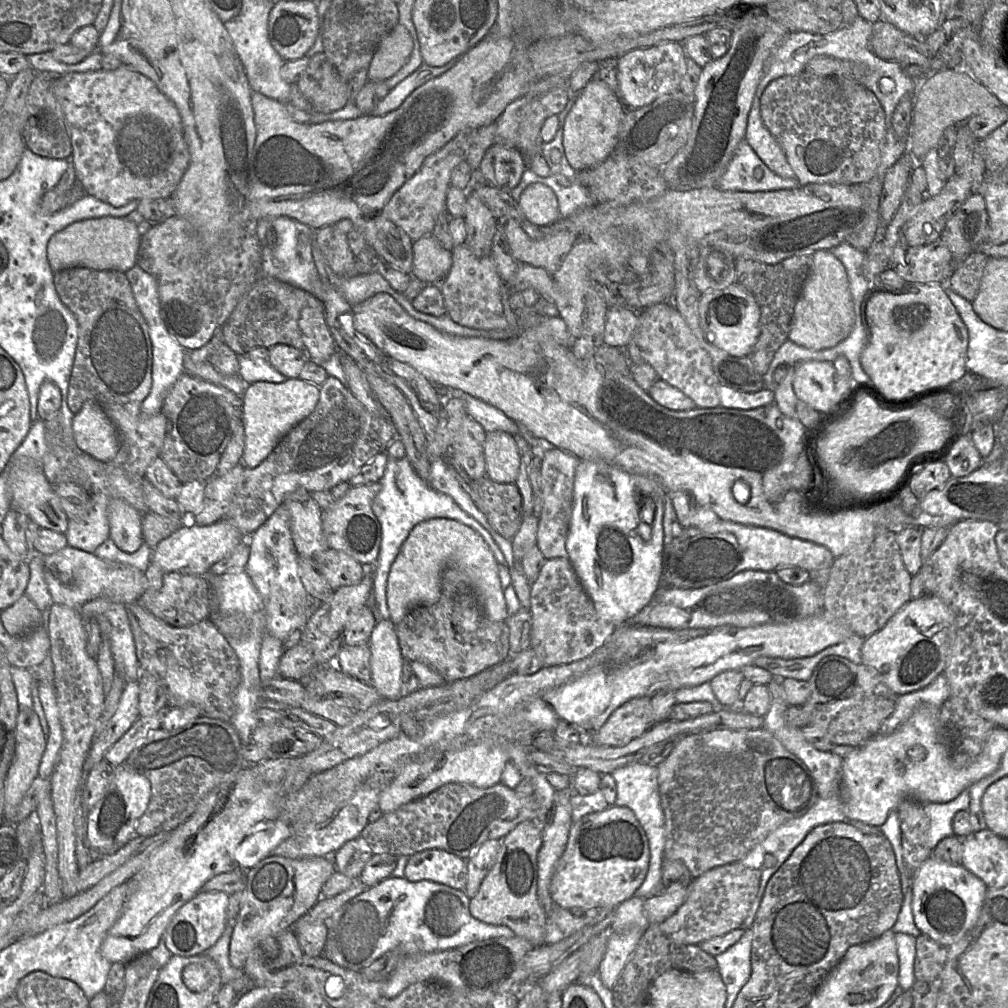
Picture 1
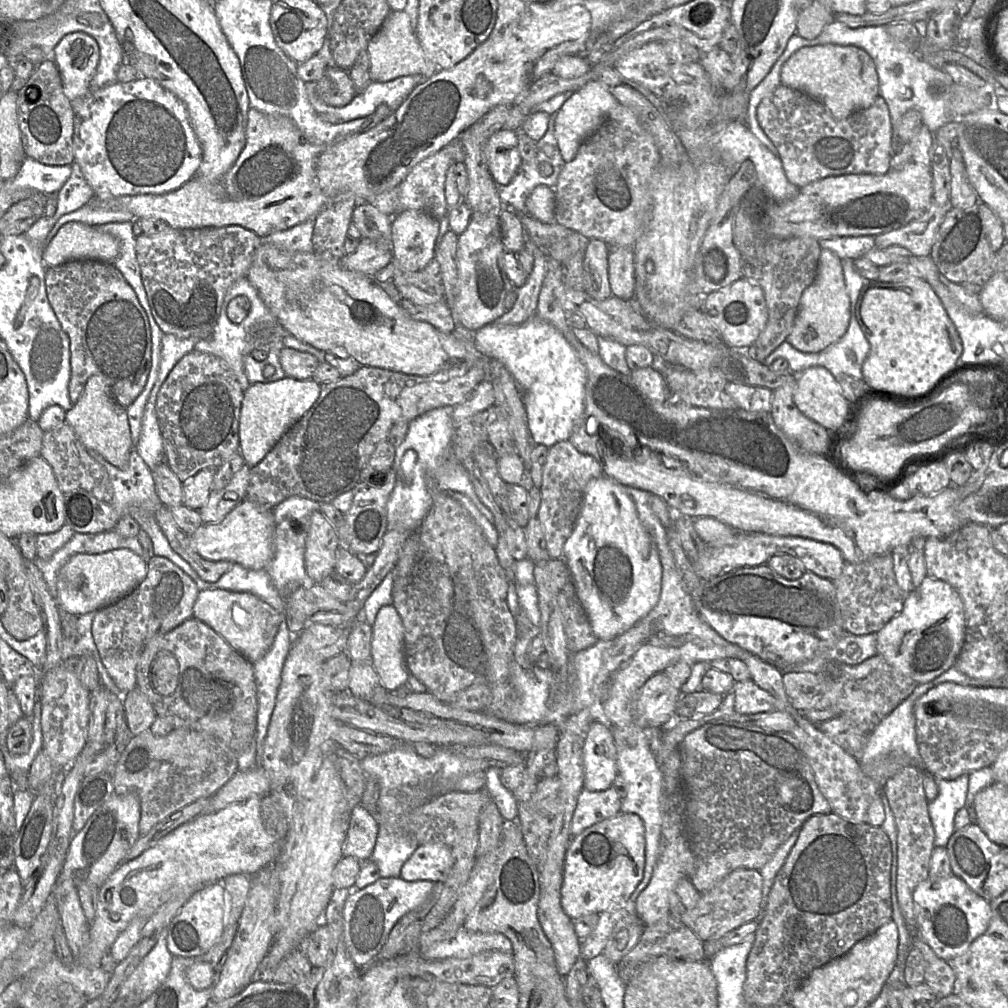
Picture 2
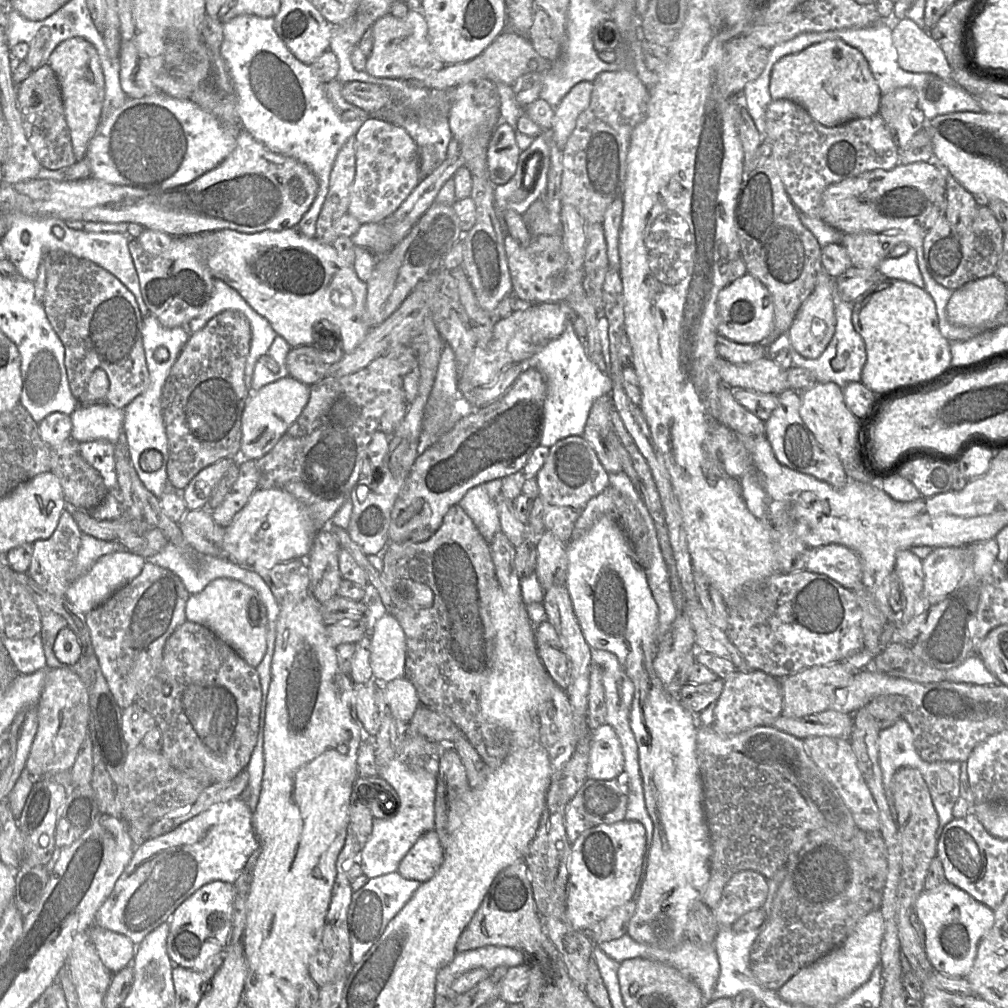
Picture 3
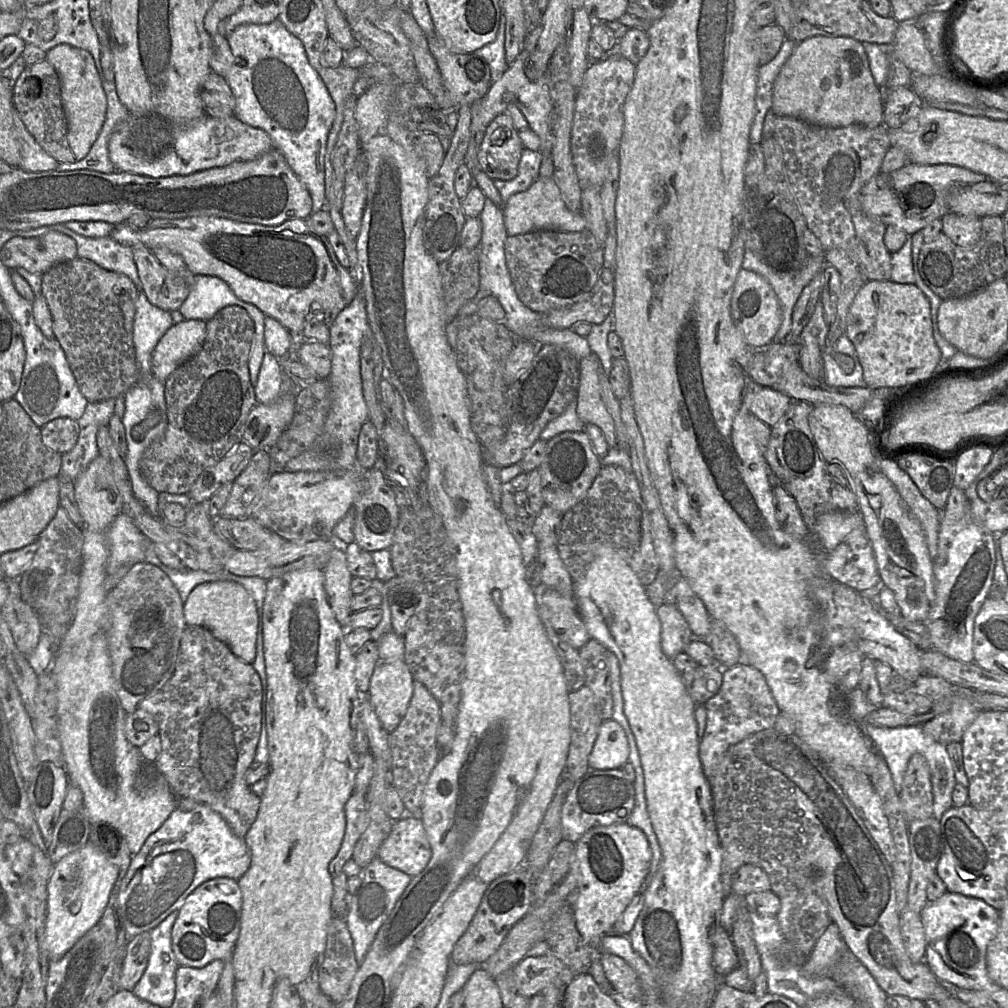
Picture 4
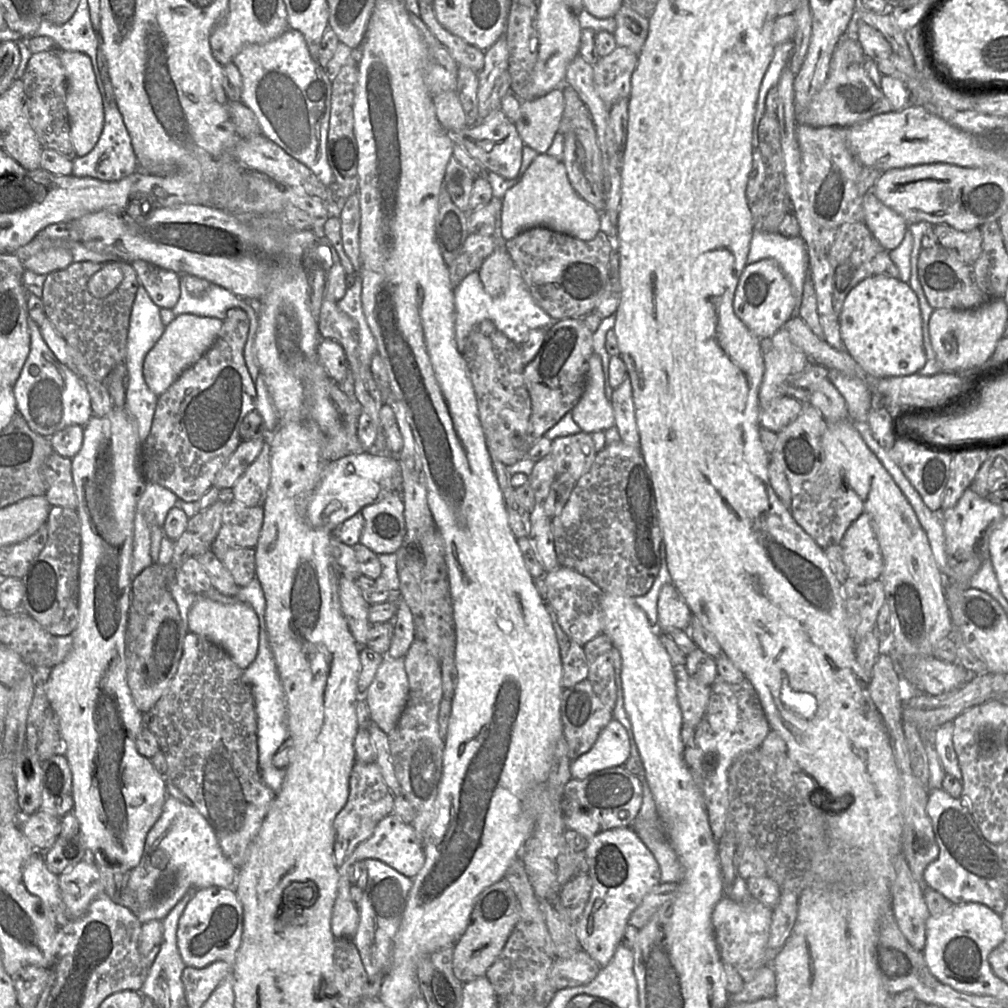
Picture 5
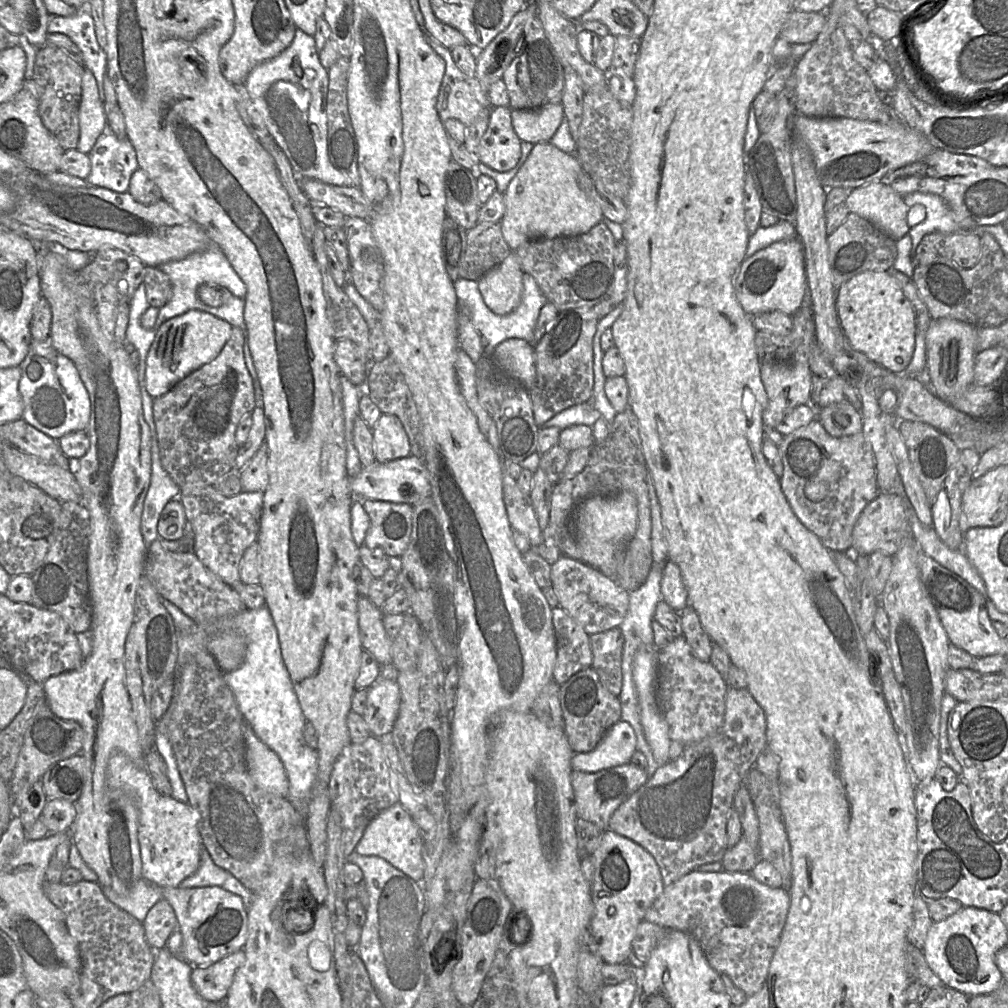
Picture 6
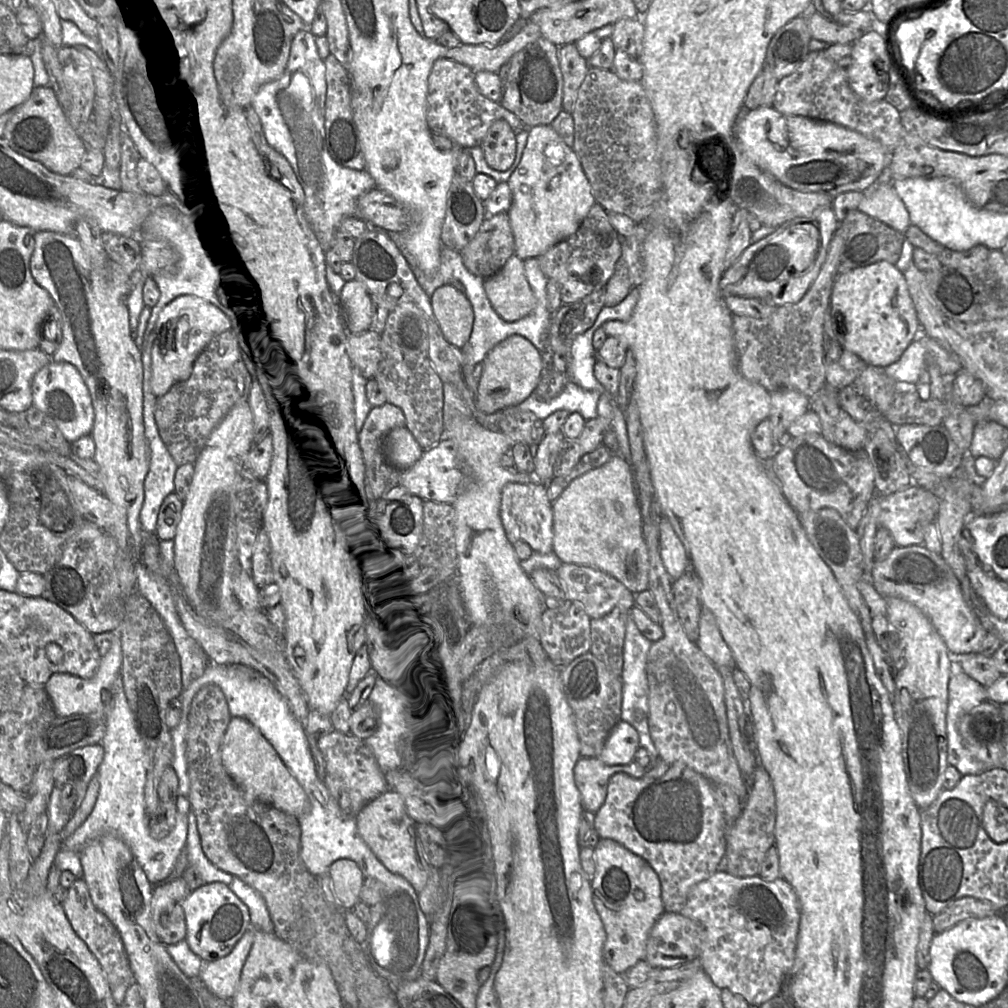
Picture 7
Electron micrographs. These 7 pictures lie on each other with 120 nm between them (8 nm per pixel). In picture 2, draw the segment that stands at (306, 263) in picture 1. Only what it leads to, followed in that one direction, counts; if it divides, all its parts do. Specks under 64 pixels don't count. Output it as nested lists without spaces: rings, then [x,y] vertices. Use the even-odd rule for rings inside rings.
[[[315,217],[291,228],[275,231],[262,238],[264,241],[290,252],[312,252],[313,228]]]

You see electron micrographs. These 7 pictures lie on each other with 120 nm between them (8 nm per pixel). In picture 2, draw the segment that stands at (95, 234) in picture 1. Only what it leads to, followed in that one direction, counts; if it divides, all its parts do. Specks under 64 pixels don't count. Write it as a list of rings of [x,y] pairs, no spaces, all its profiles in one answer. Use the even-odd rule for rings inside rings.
[[[69,222],[46,245],[43,261],[47,267],[71,260],[97,260],[111,263],[120,254],[120,243],[111,234],[81,222]]]

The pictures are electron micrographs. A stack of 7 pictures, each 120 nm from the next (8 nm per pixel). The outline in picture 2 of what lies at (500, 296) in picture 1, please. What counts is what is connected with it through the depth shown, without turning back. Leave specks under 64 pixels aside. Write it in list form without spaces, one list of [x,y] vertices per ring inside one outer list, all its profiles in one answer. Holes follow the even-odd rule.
[[[472,212],[467,228],[458,235],[457,240],[457,283],[450,307],[455,326],[478,330],[505,313],[504,299],[513,285],[500,265],[501,244],[499,219]]]

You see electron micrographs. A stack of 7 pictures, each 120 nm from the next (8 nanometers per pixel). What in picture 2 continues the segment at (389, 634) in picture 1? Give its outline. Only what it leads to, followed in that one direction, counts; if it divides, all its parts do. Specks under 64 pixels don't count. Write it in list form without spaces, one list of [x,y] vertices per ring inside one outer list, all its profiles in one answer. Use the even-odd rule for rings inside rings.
[[[392,605],[382,607],[372,625],[370,663],[389,692],[407,681],[403,625]]]

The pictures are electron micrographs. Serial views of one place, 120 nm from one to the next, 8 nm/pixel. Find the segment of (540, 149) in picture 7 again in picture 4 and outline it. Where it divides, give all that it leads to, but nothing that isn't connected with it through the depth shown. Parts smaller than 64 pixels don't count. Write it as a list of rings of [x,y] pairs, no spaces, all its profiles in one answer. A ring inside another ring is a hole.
[[[539,177],[526,191],[512,195],[503,206],[503,219],[509,236],[539,230],[580,232],[586,229],[582,212],[570,211],[563,202],[560,190],[552,177]]]

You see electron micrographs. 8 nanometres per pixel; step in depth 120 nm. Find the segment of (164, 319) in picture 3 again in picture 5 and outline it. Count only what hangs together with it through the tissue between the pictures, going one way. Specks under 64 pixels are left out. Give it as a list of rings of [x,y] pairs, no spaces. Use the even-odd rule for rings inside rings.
[[[143,260],[131,263],[151,300],[160,308],[174,308],[180,297],[180,275]]]

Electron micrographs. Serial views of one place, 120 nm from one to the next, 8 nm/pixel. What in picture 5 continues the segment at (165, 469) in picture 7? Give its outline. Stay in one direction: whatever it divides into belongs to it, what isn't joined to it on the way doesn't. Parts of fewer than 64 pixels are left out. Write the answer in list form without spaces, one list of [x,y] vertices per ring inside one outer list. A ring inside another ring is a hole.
[[[147,482],[143,493],[138,499],[134,517],[132,575],[138,575],[143,569],[153,563],[151,556],[151,526],[157,524],[162,527],[168,511],[175,506],[177,495],[171,490],[153,482]]]

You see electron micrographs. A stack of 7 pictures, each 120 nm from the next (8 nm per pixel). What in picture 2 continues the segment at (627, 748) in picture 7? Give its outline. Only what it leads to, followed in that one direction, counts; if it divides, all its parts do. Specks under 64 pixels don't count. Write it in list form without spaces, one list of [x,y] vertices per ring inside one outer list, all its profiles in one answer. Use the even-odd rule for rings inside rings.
[[[594,721],[583,743],[583,788],[604,791],[612,786],[619,775],[616,748],[610,731]]]

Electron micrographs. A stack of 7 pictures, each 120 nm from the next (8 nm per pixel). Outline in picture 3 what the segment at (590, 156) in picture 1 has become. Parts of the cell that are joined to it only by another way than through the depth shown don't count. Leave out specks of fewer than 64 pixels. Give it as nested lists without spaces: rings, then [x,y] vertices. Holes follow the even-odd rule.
[[[581,81],[574,85],[554,108],[550,135],[561,151],[575,128],[579,115],[588,108],[592,90],[592,82]]]

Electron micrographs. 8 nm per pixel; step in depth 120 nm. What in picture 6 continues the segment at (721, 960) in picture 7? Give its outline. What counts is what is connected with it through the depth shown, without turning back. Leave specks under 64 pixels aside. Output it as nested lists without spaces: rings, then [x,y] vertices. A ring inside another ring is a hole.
[[[692,871],[664,885],[662,893],[647,910],[644,921],[677,929],[693,937],[701,946],[710,966],[719,974],[728,975],[739,989],[750,996],[766,985],[769,966],[779,944],[790,903],[788,890],[764,885],[749,872]]]

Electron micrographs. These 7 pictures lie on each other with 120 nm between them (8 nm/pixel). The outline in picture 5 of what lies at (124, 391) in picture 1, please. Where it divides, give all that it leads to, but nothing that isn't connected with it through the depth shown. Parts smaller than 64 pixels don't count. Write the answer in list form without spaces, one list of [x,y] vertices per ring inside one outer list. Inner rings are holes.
[[[118,259],[117,267],[123,273],[118,287],[103,298],[96,298],[89,292],[88,283],[91,277],[103,269],[108,262],[78,262],[46,275],[42,301],[47,317],[55,329],[65,339],[68,352],[76,365],[76,373],[86,381],[103,382],[107,375],[119,364],[126,362],[127,341],[130,318],[140,282],[131,262]]]

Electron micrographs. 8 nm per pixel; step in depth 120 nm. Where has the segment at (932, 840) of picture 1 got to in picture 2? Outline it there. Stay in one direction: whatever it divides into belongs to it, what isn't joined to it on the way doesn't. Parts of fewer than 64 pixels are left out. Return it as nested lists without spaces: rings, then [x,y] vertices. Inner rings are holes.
[[[966,774],[953,780],[934,778],[938,795],[928,802],[928,813],[935,834],[934,845],[945,847],[955,831],[954,816],[959,809],[964,807],[969,778]]]

